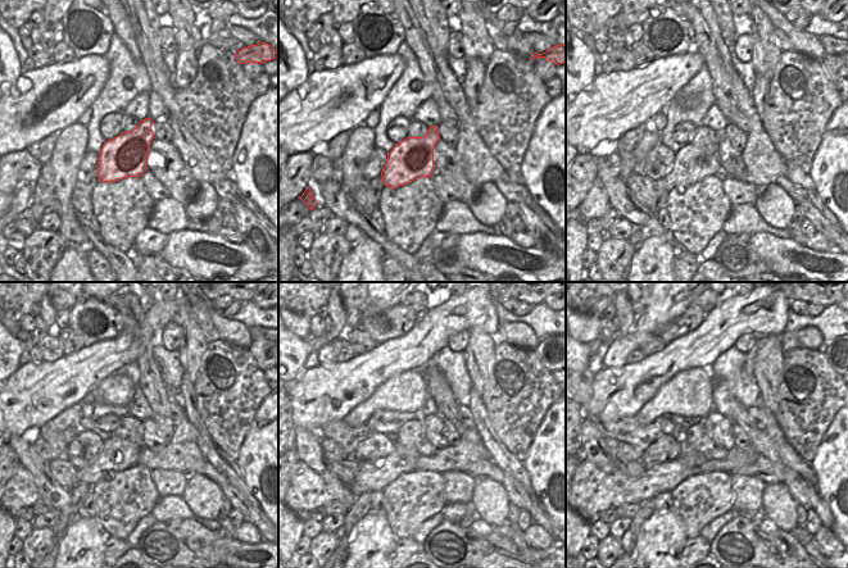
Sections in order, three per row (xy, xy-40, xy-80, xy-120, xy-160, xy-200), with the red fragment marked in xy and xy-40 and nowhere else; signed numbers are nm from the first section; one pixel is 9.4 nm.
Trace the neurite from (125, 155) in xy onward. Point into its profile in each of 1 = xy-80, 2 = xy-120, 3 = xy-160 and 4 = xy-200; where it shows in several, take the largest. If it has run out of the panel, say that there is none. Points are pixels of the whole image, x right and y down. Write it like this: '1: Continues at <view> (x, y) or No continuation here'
1: Continues at xy-80 (692, 164)
2: Continues at xy-120 (116, 455)
3: Continues at xy-160 (375, 477)
4: Continues at xy-200 (593, 491)

